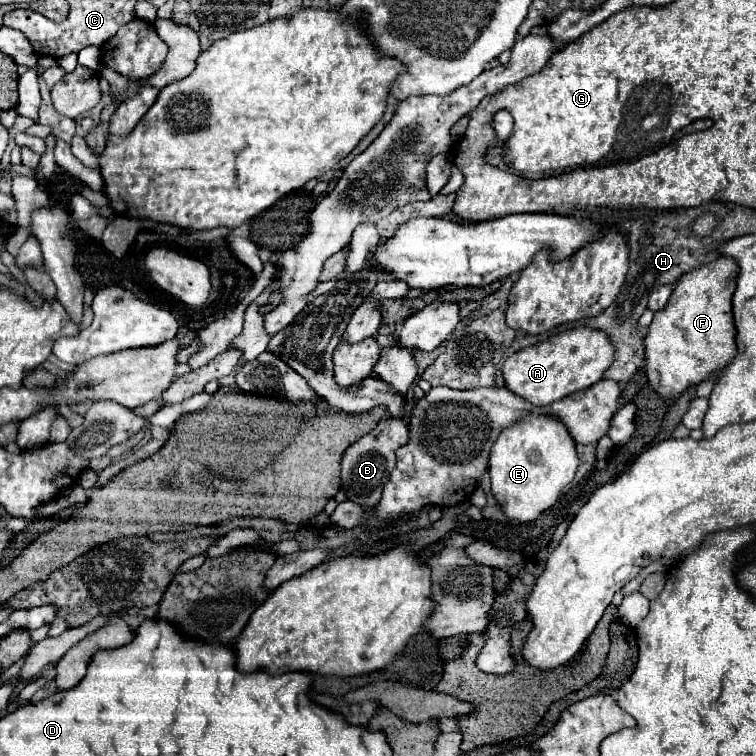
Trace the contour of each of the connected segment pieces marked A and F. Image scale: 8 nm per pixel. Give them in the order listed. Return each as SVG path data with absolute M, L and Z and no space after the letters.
M574 328L512 354L502 366L502 376L510 392L534 406L546 406L602 380L602 372L606 372L610 360L614 360L614 350L606 336L600 336L592 328Z
M716 258L706 266L688 272L678 280L664 310L654 320L644 338L644 372L654 392L666 400L678 400L688 388L698 386L718 374L736 356L736 328L732 320L732 294L736 288L738 264L730 258Z

